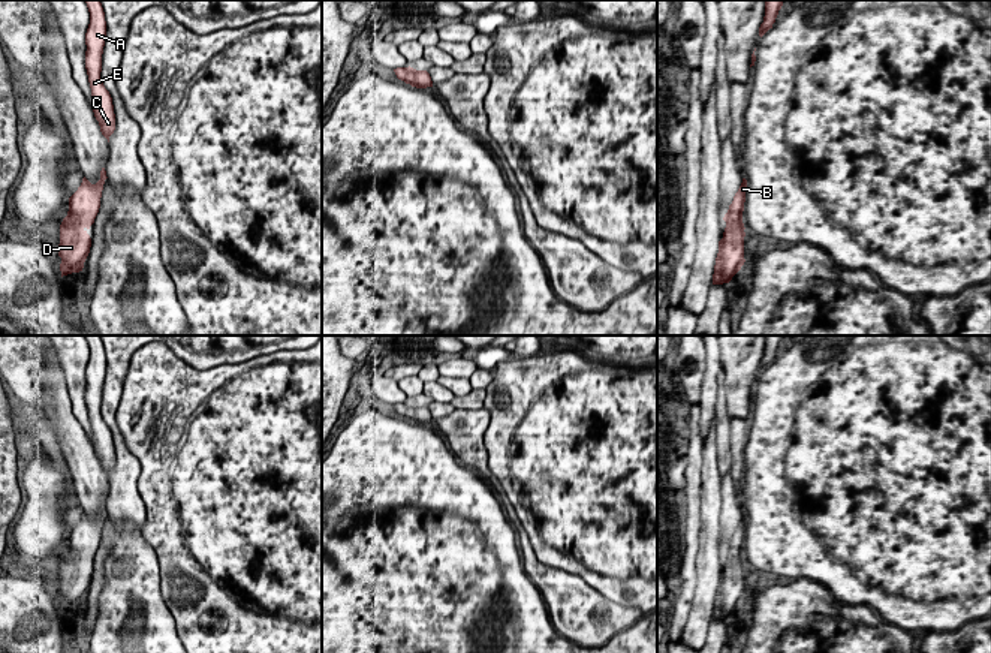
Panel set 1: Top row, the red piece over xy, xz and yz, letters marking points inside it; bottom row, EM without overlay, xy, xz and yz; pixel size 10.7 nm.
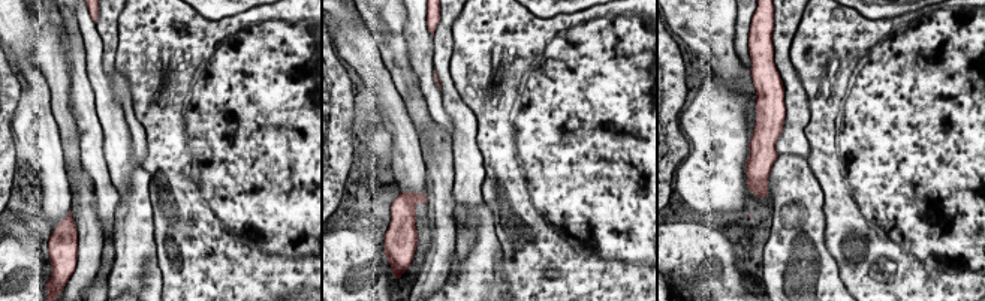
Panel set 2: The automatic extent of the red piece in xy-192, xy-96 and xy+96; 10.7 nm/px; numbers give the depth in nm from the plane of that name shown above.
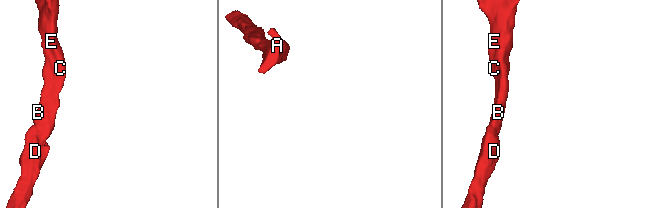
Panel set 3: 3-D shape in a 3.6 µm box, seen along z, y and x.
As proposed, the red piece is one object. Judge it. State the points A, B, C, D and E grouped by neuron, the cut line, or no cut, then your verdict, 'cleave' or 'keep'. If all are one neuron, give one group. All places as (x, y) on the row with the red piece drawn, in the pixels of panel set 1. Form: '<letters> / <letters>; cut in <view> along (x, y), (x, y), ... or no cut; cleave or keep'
A B C D E; no cut; keep

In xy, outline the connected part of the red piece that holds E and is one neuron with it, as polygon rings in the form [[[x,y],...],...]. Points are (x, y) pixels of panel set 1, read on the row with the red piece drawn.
[[[85,0],[90,12],[90,24],[85,33],[85,69],[91,88],[91,109],[99,121],[102,135],[108,139],[115,130],[112,97],[105,88],[102,72],[102,54],[106,37],[106,21],[100,0]]]

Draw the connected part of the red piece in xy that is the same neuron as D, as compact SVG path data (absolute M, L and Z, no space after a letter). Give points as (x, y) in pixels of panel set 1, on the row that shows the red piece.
M102 168L100 180L91 184L85 177L78 190L69 198L69 211L60 225L58 256L61 277L79 273L90 253L91 238L87 234L100 208L100 198L106 180Z

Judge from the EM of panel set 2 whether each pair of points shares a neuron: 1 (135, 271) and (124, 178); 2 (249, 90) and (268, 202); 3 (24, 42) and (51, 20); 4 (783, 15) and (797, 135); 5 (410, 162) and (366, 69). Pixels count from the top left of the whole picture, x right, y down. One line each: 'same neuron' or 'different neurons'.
1: different neurons
2: same neuron
3: different neurons
4: same neuron
5: same neuron

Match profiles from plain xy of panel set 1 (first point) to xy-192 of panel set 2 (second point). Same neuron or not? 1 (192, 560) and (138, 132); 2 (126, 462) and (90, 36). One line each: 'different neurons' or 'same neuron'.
1: different neurons
2: different neurons

